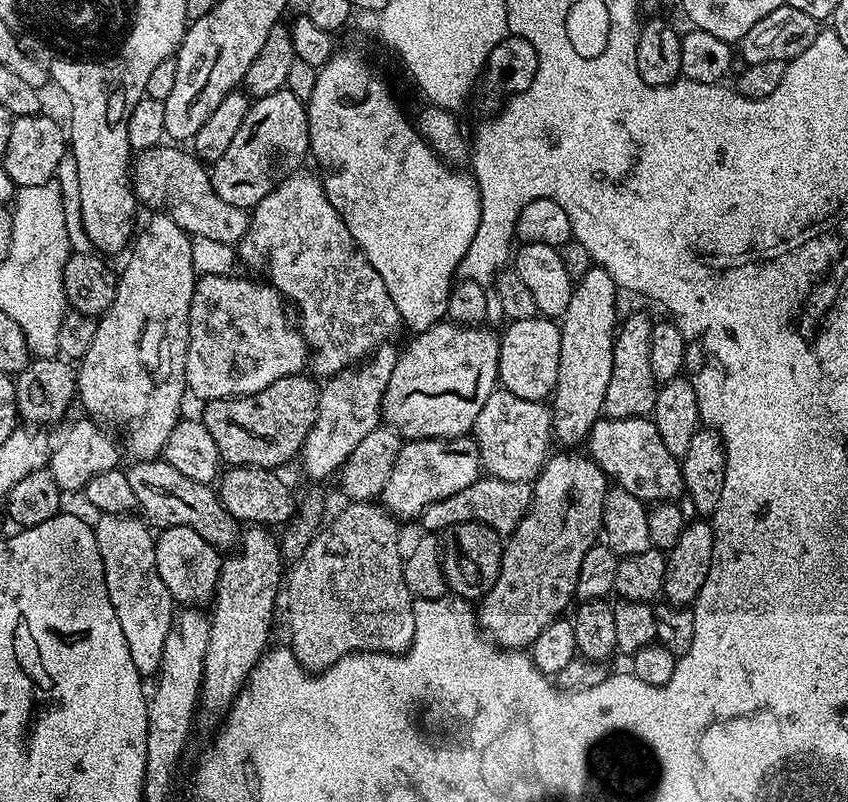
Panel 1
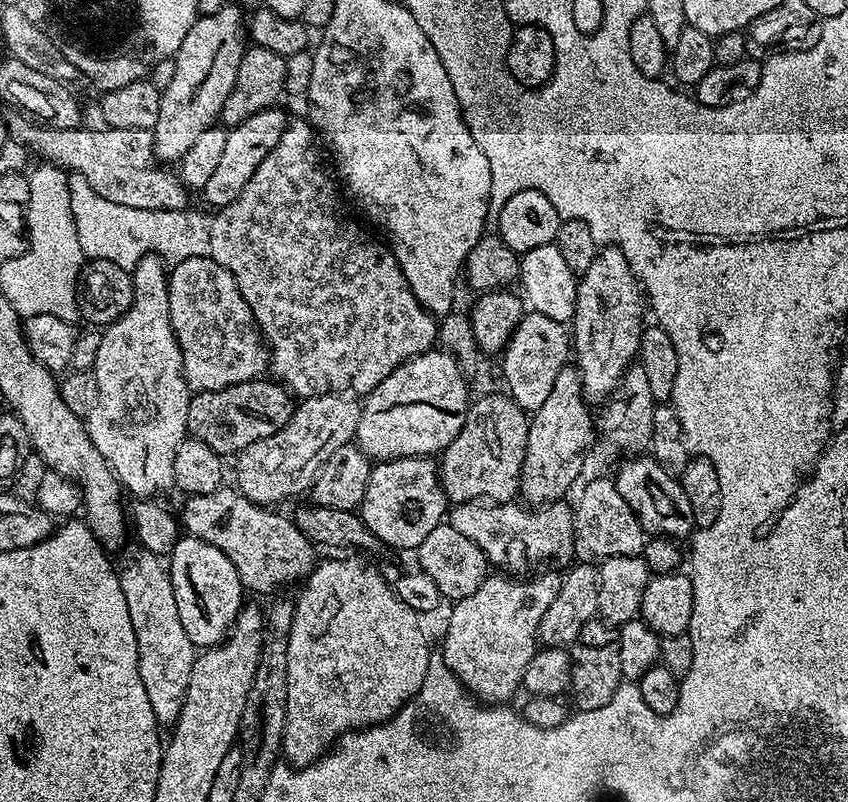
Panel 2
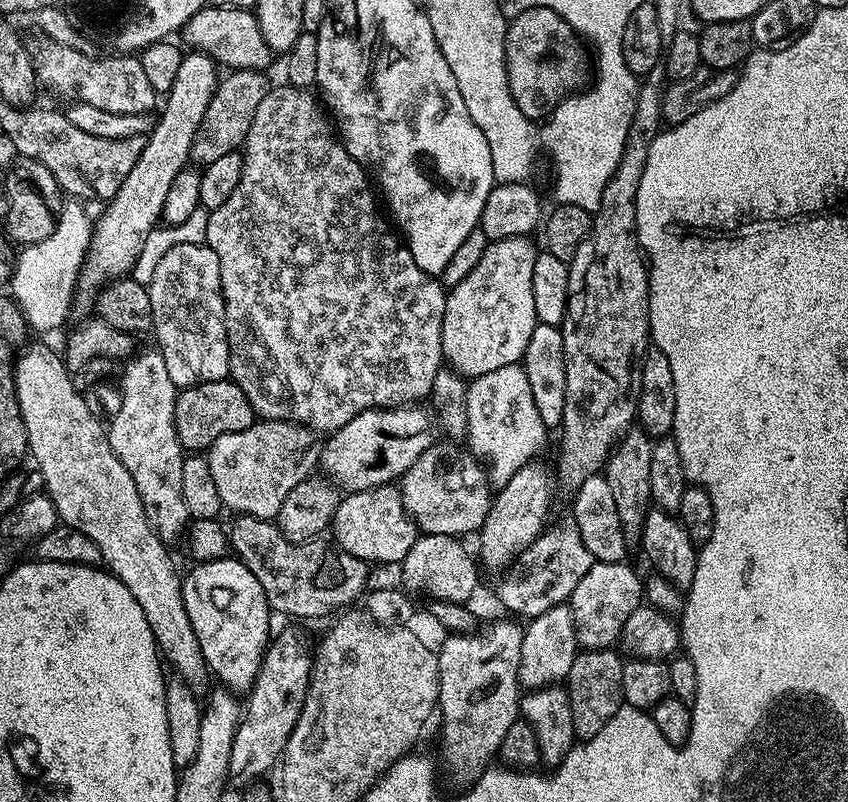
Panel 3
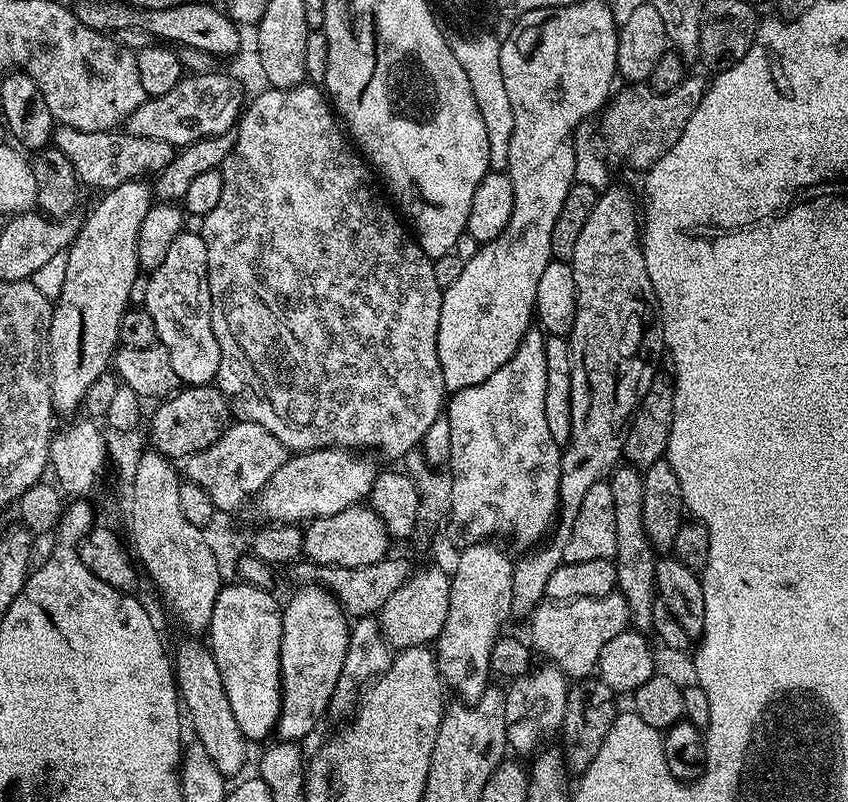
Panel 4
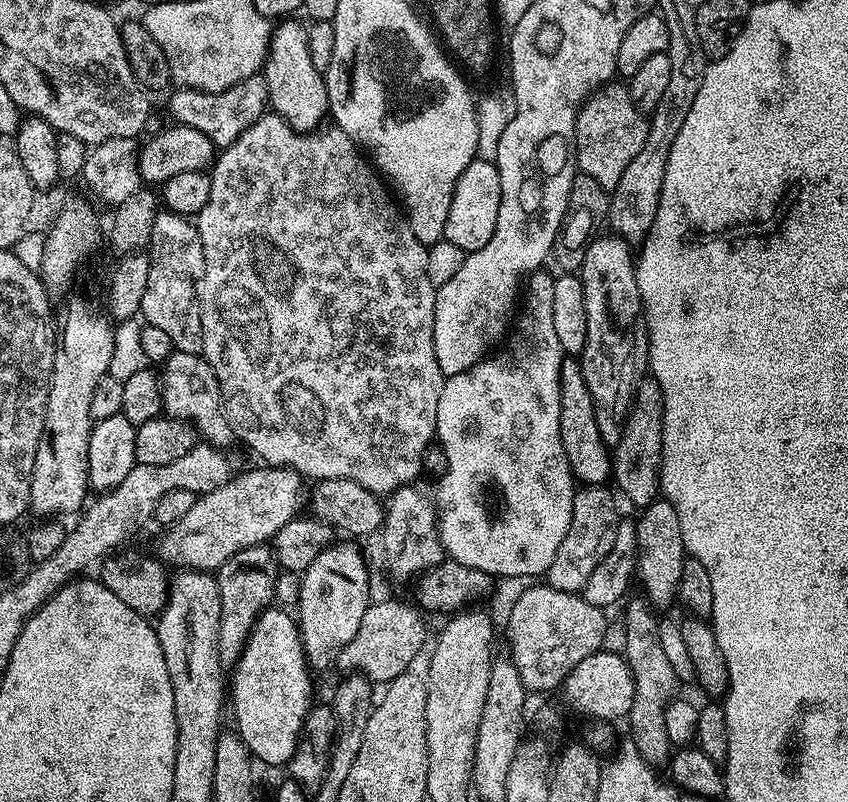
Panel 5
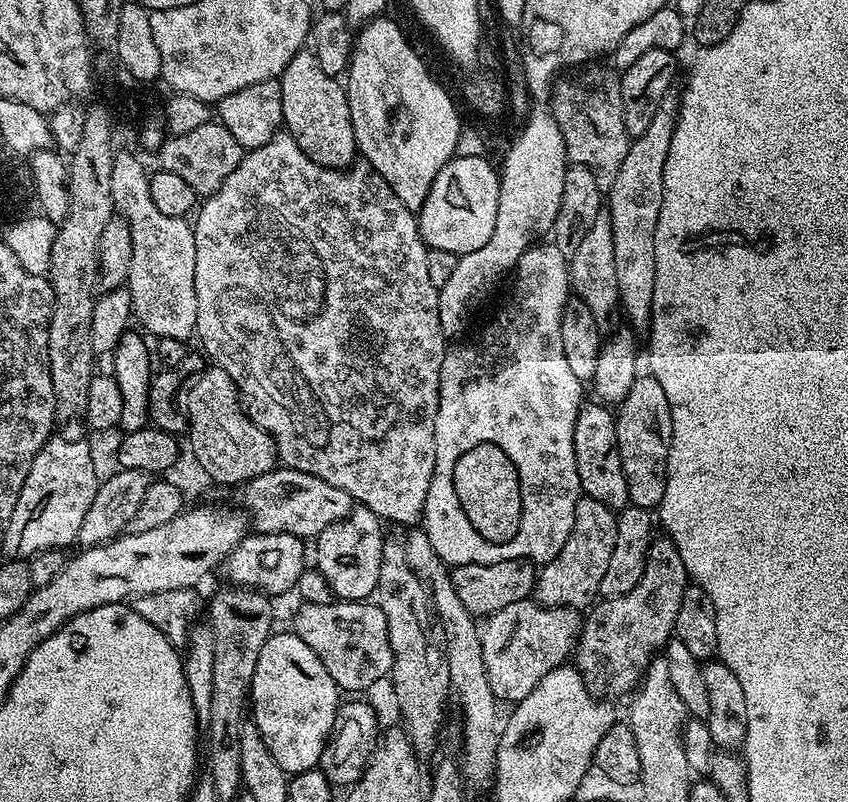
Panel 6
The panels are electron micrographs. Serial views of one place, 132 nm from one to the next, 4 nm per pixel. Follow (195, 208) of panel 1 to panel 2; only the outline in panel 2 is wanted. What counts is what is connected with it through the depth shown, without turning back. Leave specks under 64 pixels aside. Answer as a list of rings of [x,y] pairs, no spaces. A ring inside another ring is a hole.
[[[12,114],[10,118],[7,117],[6,123],[8,126],[8,134],[11,139],[17,140],[19,144],[25,144],[28,147],[29,153],[40,155],[41,161],[49,164],[57,164],[59,168],[63,168],[65,172],[71,174],[77,172],[82,174],[82,178],[86,178],[86,182],[90,182],[90,186],[94,189],[94,194],[102,194],[102,198],[108,199],[110,202],[118,202],[118,206],[134,206],[134,210],[174,210],[189,203],[188,196],[190,196],[189,189],[185,188],[180,181],[179,175],[175,171],[172,172],[171,167],[165,166],[156,158],[156,151],[154,150],[154,134],[152,129],[146,130],[122,130],[121,128],[110,128],[107,126],[99,126],[100,128],[87,128],[81,126],[78,128],[52,128],[49,124],[37,122],[24,114]]]

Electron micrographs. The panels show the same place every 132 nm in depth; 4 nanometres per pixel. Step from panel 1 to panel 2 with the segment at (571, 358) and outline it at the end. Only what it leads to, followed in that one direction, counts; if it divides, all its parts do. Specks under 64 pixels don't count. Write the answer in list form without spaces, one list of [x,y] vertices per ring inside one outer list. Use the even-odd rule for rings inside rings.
[[[569,366],[558,374],[553,389],[550,390],[546,402],[538,406],[536,412],[531,413],[528,422],[528,437],[526,438],[526,458],[520,475],[519,495],[529,505],[543,506],[554,504],[565,499],[564,496],[572,488],[572,483],[580,476],[584,463],[588,460],[588,451],[592,448],[592,439],[597,439],[598,432],[594,427],[594,412],[591,412],[589,401],[584,399],[584,387],[580,381],[580,370],[575,366]]]

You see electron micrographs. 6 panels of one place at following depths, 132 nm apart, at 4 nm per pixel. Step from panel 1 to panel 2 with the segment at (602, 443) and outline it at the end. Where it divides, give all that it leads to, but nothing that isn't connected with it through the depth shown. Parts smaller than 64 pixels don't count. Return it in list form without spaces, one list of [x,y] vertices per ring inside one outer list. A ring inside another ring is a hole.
[[[636,454],[625,460],[628,461],[614,473],[616,489],[622,498],[626,498],[626,506],[634,510],[645,533],[649,537],[668,536],[677,542],[687,541],[693,535],[696,523],[694,510],[690,510],[686,490],[682,490],[679,479],[670,475],[650,454]]]

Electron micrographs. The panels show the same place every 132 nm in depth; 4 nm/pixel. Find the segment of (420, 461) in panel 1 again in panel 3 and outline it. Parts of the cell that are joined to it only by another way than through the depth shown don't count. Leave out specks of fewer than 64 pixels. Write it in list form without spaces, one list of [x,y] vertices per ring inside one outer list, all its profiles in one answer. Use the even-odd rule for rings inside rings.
[[[395,483],[347,493],[334,514],[330,532],[335,544],[343,552],[354,554],[354,558],[371,562],[373,565],[399,565],[406,558],[406,554],[410,554],[410,546],[414,546],[418,535],[416,523],[408,515],[400,497],[400,489]]]

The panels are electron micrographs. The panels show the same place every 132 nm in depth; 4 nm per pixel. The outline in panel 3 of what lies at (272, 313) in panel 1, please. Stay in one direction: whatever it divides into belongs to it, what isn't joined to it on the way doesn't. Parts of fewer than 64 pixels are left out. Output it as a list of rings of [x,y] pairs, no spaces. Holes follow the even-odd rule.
[[[179,244],[162,258],[155,268],[150,282],[146,285],[150,294],[150,310],[152,311],[151,331],[156,332],[155,347],[166,362],[166,370],[170,373],[170,382],[174,382],[177,390],[190,386],[198,386],[202,382],[218,382],[229,379],[228,374],[228,335],[224,321],[224,299],[222,298],[222,282],[218,254],[203,244]]]

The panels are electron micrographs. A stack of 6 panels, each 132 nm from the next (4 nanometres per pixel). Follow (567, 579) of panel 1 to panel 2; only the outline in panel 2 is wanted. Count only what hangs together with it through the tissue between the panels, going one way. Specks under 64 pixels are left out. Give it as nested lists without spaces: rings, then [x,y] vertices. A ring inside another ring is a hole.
[[[540,570],[533,580],[524,580],[528,578],[513,578],[508,574],[500,574],[504,576],[496,576],[496,574],[490,574],[482,582],[482,586],[478,586],[478,590],[474,590],[474,594],[466,594],[466,598],[455,601],[451,605],[452,613],[448,616],[448,625],[444,628],[444,653],[442,653],[442,659],[444,665],[455,674],[460,683],[468,689],[471,695],[475,696],[477,701],[483,702],[488,706],[504,706],[509,703],[508,700],[517,691],[521,691],[524,675],[526,674],[526,666],[530,666],[530,658],[534,658],[534,654],[538,651],[538,637],[540,634],[540,623],[542,622],[542,614],[546,614],[546,610],[550,610],[550,605],[554,603],[554,598],[558,598],[558,590],[560,589],[560,582],[562,579],[561,573],[556,572],[544,572],[548,570]]]

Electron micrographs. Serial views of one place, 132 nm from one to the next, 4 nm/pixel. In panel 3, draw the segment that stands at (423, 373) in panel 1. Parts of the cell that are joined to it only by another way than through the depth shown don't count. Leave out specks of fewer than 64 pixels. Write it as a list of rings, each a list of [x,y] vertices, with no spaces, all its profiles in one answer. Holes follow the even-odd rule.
[[[424,406],[367,408],[323,441],[319,467],[323,475],[345,493],[391,484],[399,481],[404,472],[410,470],[416,459],[433,444],[432,428],[434,432],[433,413],[431,416]]]

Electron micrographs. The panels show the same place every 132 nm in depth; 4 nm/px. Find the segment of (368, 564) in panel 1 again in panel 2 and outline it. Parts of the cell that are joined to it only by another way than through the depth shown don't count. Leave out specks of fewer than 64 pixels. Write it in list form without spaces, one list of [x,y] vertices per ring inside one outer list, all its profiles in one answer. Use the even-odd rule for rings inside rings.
[[[324,560],[315,565],[308,573],[299,589],[296,599],[296,613],[293,618],[293,625],[290,626],[289,634],[289,658],[287,659],[287,669],[289,670],[289,682],[287,683],[286,718],[283,738],[282,756],[287,763],[296,768],[305,768],[307,764],[313,764],[319,760],[339,741],[346,732],[354,732],[370,728],[374,724],[383,724],[390,719],[394,713],[402,708],[405,702],[426,682],[426,674],[430,662],[434,658],[433,653],[428,653],[428,640],[424,637],[424,628],[420,625],[421,613],[415,612],[402,598],[398,598],[395,587],[388,584],[380,577],[380,572],[376,568],[371,568],[368,564],[363,564],[360,560]]]

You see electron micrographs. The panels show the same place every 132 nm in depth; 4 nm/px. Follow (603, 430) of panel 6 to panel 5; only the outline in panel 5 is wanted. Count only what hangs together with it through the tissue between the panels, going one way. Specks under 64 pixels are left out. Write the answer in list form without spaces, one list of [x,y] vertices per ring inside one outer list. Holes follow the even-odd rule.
[[[566,358],[560,363],[560,437],[566,450],[566,462],[570,462],[573,476],[584,486],[607,485],[612,475],[610,448],[604,445],[604,436],[596,419],[596,403],[586,386],[579,359]]]

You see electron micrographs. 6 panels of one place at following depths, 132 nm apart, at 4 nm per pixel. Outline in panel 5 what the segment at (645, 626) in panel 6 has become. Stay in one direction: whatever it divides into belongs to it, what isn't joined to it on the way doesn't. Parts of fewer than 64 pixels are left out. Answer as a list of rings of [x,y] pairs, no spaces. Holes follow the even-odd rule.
[[[657,498],[639,513],[640,520],[635,521],[636,546],[639,549],[636,557],[638,580],[641,580],[646,597],[653,609],[668,608],[677,599],[682,582],[682,566],[686,559],[682,542],[682,526],[678,526],[678,513],[672,503]]]

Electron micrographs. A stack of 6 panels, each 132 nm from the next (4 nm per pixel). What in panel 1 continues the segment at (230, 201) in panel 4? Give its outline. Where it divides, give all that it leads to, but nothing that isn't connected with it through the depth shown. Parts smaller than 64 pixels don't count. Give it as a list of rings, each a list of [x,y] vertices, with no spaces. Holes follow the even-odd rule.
[[[301,170],[287,176],[277,188],[272,188],[270,194],[266,194],[266,198],[262,198],[262,202],[251,209],[248,229],[238,245],[238,256],[243,263],[245,260],[256,268],[268,263],[267,283],[293,309],[296,307],[300,311],[299,330],[310,349],[311,371],[317,377],[327,378],[367,360],[376,349],[389,343],[396,331],[401,331],[402,321],[390,290],[386,290],[386,282],[382,282],[378,270],[370,266],[346,222],[338,210],[334,210],[325,185],[315,175],[307,176],[306,172]]]

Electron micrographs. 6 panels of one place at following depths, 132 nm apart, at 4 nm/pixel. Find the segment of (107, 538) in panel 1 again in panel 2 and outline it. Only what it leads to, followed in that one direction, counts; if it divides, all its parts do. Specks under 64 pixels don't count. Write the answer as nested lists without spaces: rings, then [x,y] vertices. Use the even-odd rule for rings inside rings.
[[[144,547],[134,548],[125,558],[124,565],[119,565],[118,571],[122,594],[130,610],[130,622],[134,626],[134,638],[138,638],[138,674],[142,674],[142,686],[146,686],[146,698],[150,698],[150,710],[154,710],[157,725],[171,726],[180,717],[186,698],[186,686],[190,682],[190,670],[194,670],[198,649],[190,642],[182,626],[182,618],[178,618],[178,602],[174,602],[174,586],[168,576],[165,561]]]

